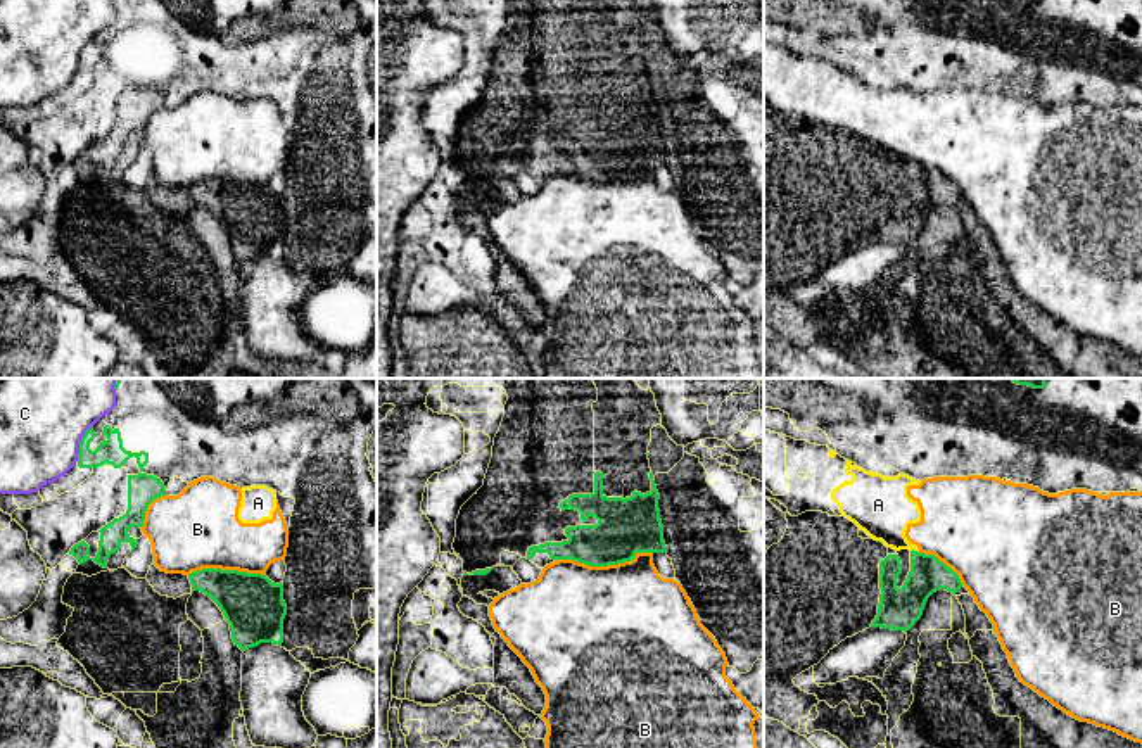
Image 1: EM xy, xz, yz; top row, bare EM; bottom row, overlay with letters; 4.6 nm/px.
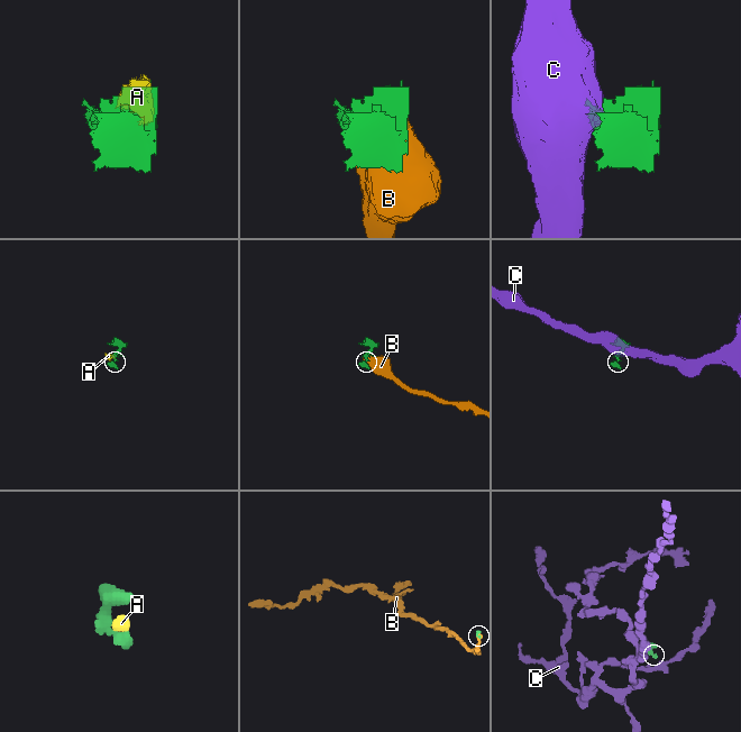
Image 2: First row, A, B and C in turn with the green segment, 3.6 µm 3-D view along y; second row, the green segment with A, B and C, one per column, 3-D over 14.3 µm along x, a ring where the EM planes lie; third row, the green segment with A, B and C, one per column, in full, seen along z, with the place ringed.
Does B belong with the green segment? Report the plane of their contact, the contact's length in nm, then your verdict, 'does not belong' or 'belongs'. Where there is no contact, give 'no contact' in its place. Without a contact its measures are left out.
meets green in xz; contact 440 nm long; does not belong

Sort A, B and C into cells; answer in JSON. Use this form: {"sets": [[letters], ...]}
{"sets": [["A", "B"], ["C"]]}

